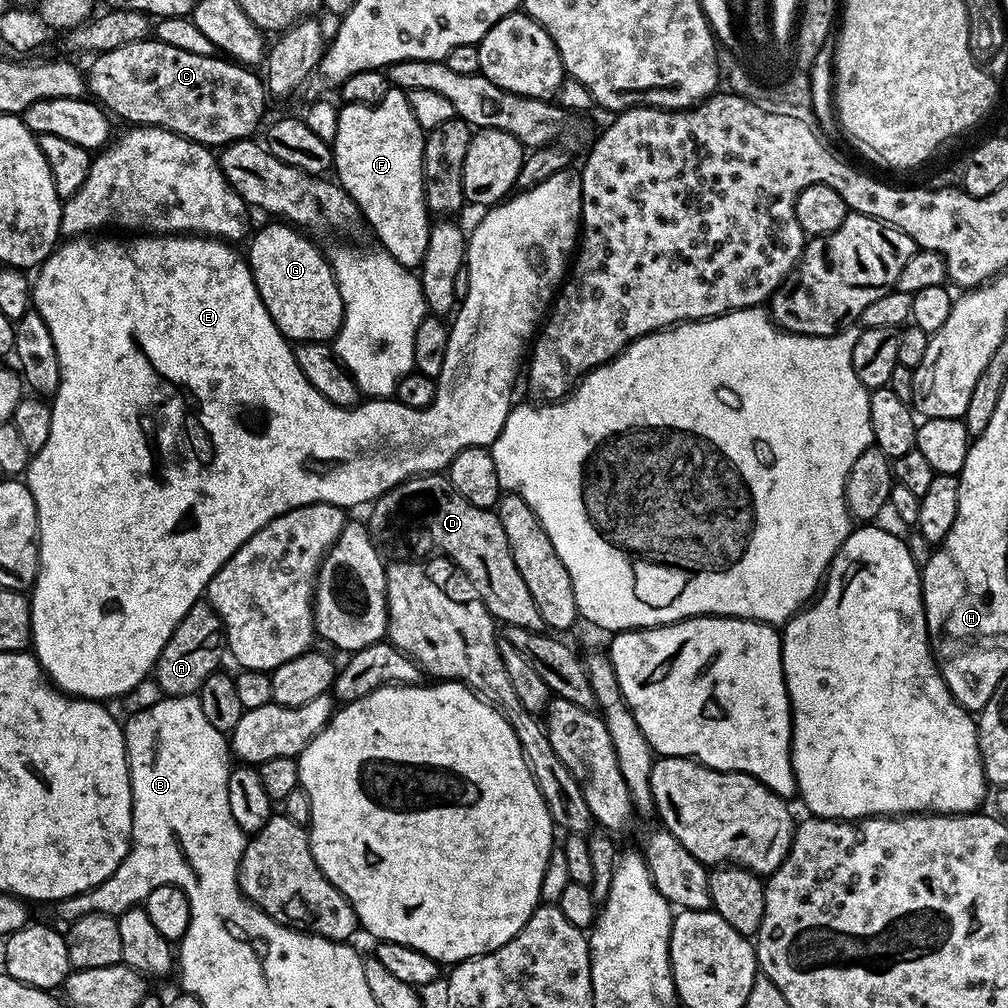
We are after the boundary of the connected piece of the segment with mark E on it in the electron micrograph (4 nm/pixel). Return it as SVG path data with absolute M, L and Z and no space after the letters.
M565 170L558 174L550 174L550 178L546 178L546 182L538 182L538 186L525 188L517 191L515 194L509 195L503 202L489 207L487 211L485 211L488 213L477 222L476 229L470 232L468 236L468 254L466 257L468 293L464 300L459 301L458 307L454 313L454 319L456 319L456 321L451 321L448 330L446 358L442 362L442 374L435 377L436 399L426 408L411 408L410 406L401 404L400 401L395 398L368 398L351 408L341 408L339 404L331 404L326 397L322 394L318 394L318 390L314 390L314 386L310 386L306 374L302 374L302 370L298 370L298 362L296 361L296 353L293 345L281 334L278 330L278 326L270 318L270 314L258 294L258 286L254 282L247 259L245 259L241 253L239 256L239 254L232 249L235 247L233 247L231 243L210 236L198 236L195 234L169 234L167 236L136 234L131 237L133 240L130 241L129 244L124 240L115 240L114 237L108 236L112 234L89 234L87 236L65 239L63 243L53 251L52 255L49 256L43 264L39 265L38 271L35 273L37 276L34 276L32 286L32 308L46 322L46 326L50 326L50 338L54 338L54 350L58 350L58 362L60 363L60 385L58 386L56 395L51 397L50 400L52 405L50 438L46 438L46 446L42 446L42 450L38 450L33 455L26 473L26 483L36 503L36 535L40 546L40 569L30 589L30 603L32 605L32 609L30 610L30 622L32 623L30 648L36 657L36 661L44 668L48 679L51 680L61 692L67 692L70 696L79 696L82 700L109 702L108 700L114 699L115 696L117 696L117 698L127 696L130 690L134 690L134 686L138 686L143 680L149 679L150 673L156 667L158 654L162 654L162 646L166 646L166 642L172 637L174 630L178 626L178 622L182 622L182 618L190 610L190 606L194 606L201 597L205 595L208 583L212 580L212 575L217 572L255 532L262 530L262 526L266 526L274 518L278 518L298 506L306 506L307 504L336 504L339 508L345 510L351 510L355 504L366 503L365 505L367 505L369 502L377 500L382 493L390 491L396 484L401 484L401 482L407 480L409 476L443 473L445 469L447 469L448 463L462 450L466 450L467 448L488 448L491 446L498 438L498 434L502 434L502 426L506 426L506 418L510 415L514 407L512 391L516 388L516 375L518 375L519 372L521 375L522 365L525 363L526 353L530 348L530 341L537 335L542 321L547 317L558 295L558 289L563 285L566 279L566 273L570 268L570 261L574 256L574 249L578 244L581 206L582 190L580 189L580 177L575 171Z

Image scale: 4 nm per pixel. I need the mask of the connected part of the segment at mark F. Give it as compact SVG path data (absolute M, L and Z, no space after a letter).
M389 87L386 98L382 98L382 102L377 104L344 104L339 109L340 117L338 118L338 134L332 141L332 163L334 165L334 176L341 188L348 191L348 197L358 206L363 223L372 227L374 235L380 239L379 247L390 254L390 258L394 258L394 262L398 262L402 266L413 270L419 269L422 258L426 258L426 242L430 238L430 213L428 211L428 203L424 197L424 137L425 129L418 126L418 118L414 118L414 114L410 110L410 102L408 101L408 93L395 87Z

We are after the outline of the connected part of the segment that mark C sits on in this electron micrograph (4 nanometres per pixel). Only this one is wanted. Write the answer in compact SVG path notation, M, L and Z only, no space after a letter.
M149 38L101 52L86 68L86 88L113 117L121 116L129 125L165 128L199 144L223 146L236 140L247 140L264 116L266 89L263 79L251 67L233 62L223 55L203 56L178 50L166 42Z

